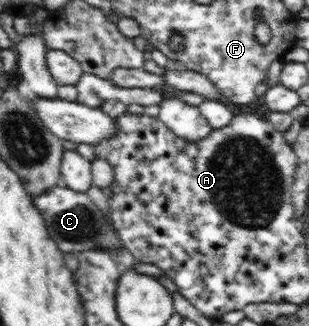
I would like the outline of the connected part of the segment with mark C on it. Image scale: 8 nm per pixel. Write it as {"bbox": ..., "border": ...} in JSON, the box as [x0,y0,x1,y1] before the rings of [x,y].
{"bbox":[33,184,123,253],"border":[[[61,184],[33,196],[35,208],[42,214],[51,240],[58,244],[59,250],[80,253],[93,248],[112,251],[123,246],[117,230],[105,220],[99,208],[89,199],[87,193],[75,192]]]}

